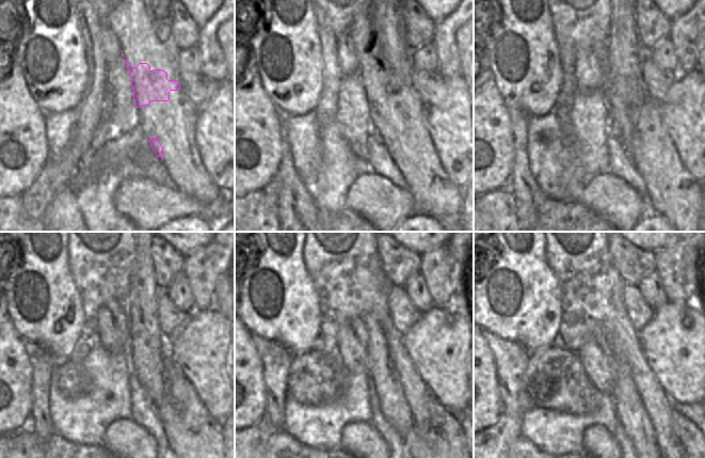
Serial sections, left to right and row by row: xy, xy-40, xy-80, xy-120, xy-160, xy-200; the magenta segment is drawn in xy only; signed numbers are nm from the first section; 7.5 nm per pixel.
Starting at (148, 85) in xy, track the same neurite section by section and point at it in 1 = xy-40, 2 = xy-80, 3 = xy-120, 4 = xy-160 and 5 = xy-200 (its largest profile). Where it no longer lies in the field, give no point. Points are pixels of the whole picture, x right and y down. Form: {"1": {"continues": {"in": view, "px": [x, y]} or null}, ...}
{"1": {"continues": {"in": "xy-40", "px": [383, 84]}}, "2": {"continues": {"in": "xy-80", "px": [622, 83]}}, "3": {"continues": {"in": "xy-120", "px": [146, 342]}}, "4": {"continues": {"in": "xy-160", "px": [394, 406]}}, "5": {"continues": {"in": "xy-200", "px": [629, 409]}}}

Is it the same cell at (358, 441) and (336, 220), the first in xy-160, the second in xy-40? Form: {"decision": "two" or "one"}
{"decision": "two"}

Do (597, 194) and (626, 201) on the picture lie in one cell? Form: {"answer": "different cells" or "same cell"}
{"answer": "same cell"}

